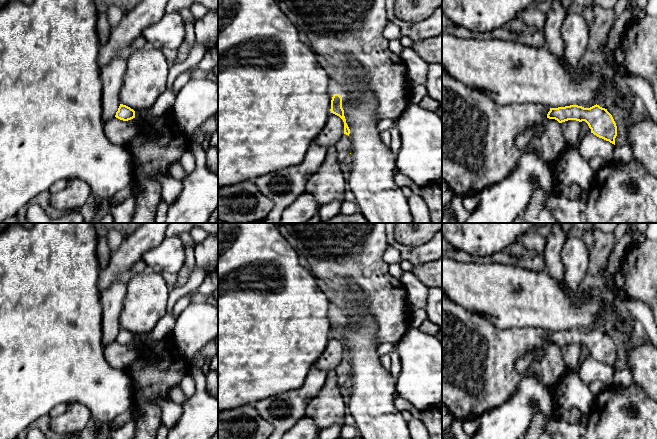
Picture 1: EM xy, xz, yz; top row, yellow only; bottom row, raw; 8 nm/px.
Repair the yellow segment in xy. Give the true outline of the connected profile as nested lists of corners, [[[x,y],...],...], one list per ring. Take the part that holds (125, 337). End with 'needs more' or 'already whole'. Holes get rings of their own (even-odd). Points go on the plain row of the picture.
[[[120,328],[115,341],[123,345],[128,345],[135,342],[135,335],[126,329]]]; already whole

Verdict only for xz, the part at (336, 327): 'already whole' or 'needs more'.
already whole

